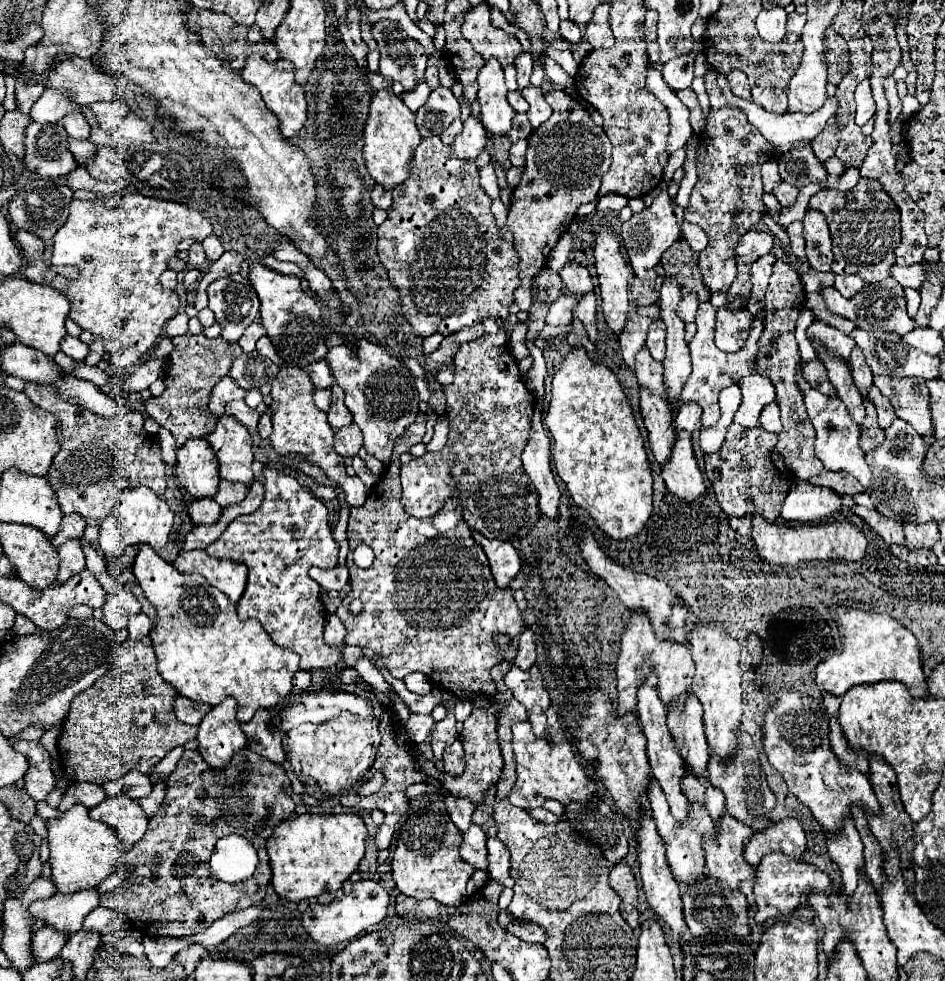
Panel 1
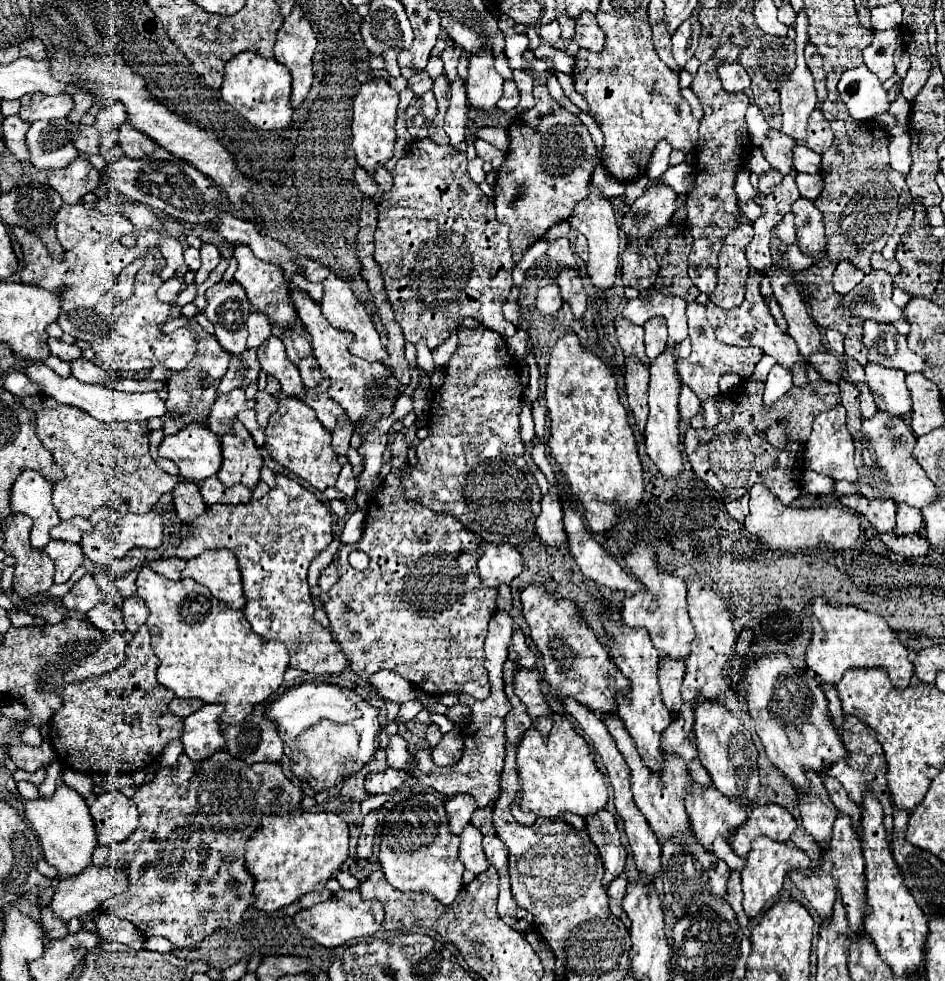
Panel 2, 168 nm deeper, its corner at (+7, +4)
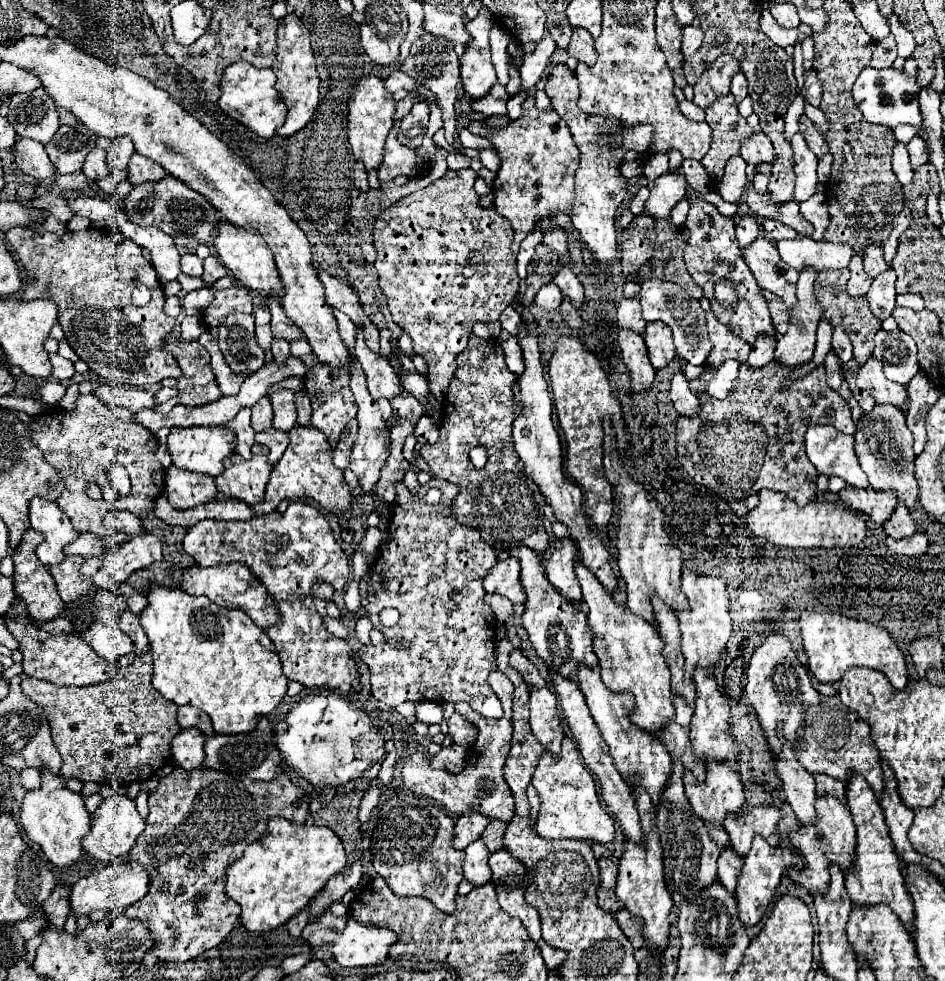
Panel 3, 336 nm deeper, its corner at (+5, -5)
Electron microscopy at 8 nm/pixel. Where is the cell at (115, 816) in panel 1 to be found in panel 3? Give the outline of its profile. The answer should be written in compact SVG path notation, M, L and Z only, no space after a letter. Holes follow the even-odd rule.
M114 794L108 796L98 810L90 816L90 832L82 838L82 848L86 850L88 856L92 856L94 860L102 860L102 862L112 862L114 858L126 856L130 852L130 848L136 844L136 838L144 832L146 822L144 818L138 814L134 800L130 800L124 794Z

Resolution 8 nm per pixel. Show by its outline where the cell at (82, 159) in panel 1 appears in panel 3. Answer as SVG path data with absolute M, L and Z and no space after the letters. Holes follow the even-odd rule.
M127 171L124 172L112 172L108 178L104 178L104 180L100 180L98 182L98 186L100 186L100 190L102 192L106 192L106 194L113 194L120 183L121 180L127 178Z

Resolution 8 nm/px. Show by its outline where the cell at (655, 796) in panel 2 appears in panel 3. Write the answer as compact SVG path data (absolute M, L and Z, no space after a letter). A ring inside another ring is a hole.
M598 668L578 670L578 682L580 690L586 696L586 704L592 712L592 718L598 724L604 742L610 746L616 770L630 786L644 786L646 792L652 796L652 802L658 804L660 792L672 772L672 758L666 748L662 748L662 740L658 736L650 736L650 732L640 732L640 728L634 728L634 724L630 724L630 716L626 716L626 712L634 708L634 700L630 700L630 696L618 696L618 692L610 692L610 688L602 684Z

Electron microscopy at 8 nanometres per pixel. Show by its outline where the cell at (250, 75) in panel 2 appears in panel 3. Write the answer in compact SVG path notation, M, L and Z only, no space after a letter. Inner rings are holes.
M246 62L232 64L230 68L226 68L222 76L222 84L220 84L222 96L218 98L218 106L226 116L244 124L256 136L272 138L276 128L284 122L284 116L286 116L286 106L278 100L278 92L274 84L276 84L276 76L270 68L258 70Z

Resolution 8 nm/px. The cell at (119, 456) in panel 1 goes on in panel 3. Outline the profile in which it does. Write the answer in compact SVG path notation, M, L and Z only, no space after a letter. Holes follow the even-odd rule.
M94 394L80 396L72 414L56 410L34 418L32 442L42 450L44 460L60 472L66 488L56 504L68 514L78 532L104 534L104 518L112 510L130 510L144 516L164 490L164 468L156 458L156 436L150 430L146 432L142 424L136 424L130 410L110 408ZM108 462L120 462L128 470L132 482L130 496L120 498L114 504L106 500L92 500L84 492L86 484L96 476L96 470L104 470L104 464Z

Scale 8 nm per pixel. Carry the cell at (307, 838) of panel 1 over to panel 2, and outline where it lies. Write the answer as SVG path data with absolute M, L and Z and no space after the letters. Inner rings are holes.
M320 811L300 817L264 815L260 829L246 843L246 869L256 879L254 907L262 911L276 911L294 903L304 893L322 891L326 881L348 859L348 847L348 823L340 813Z

